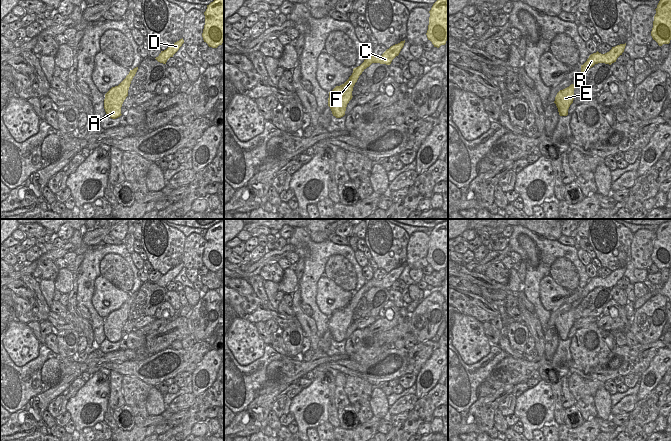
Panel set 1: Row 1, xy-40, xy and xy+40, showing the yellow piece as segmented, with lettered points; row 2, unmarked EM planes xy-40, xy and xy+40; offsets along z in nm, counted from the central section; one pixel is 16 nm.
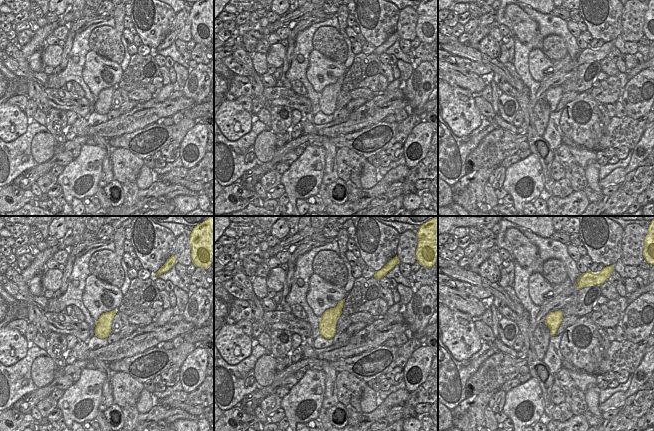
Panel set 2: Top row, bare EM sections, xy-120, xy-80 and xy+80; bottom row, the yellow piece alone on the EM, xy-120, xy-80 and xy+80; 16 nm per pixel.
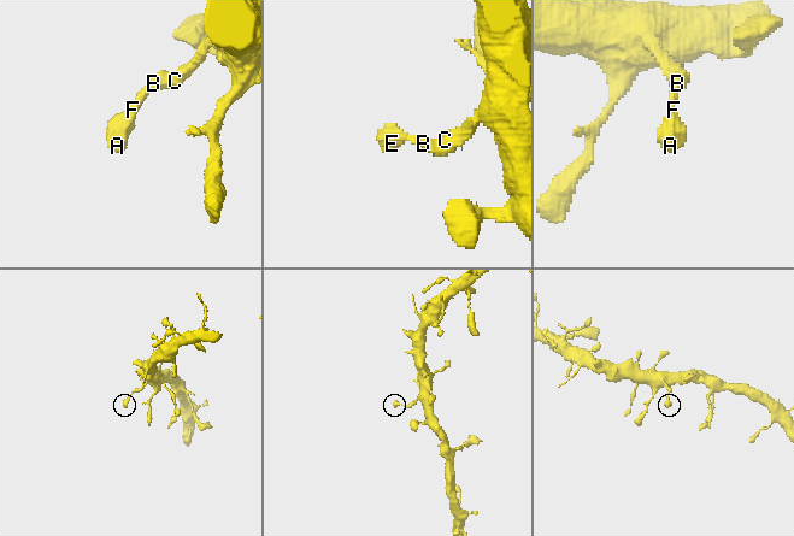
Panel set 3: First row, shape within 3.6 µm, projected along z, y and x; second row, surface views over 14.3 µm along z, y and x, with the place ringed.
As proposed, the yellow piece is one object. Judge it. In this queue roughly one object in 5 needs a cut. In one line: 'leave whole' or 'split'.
leave whole

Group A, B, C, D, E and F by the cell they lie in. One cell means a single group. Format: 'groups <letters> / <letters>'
groups A B C D E F

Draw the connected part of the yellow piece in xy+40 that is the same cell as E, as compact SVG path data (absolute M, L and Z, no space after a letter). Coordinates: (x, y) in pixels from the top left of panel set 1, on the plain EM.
M571 308L569 311L560 314L556 321L554 327L558 332L558 336L560 340L567 340L568 333L570 329L573 327L575 322L574 313L576 308Z

